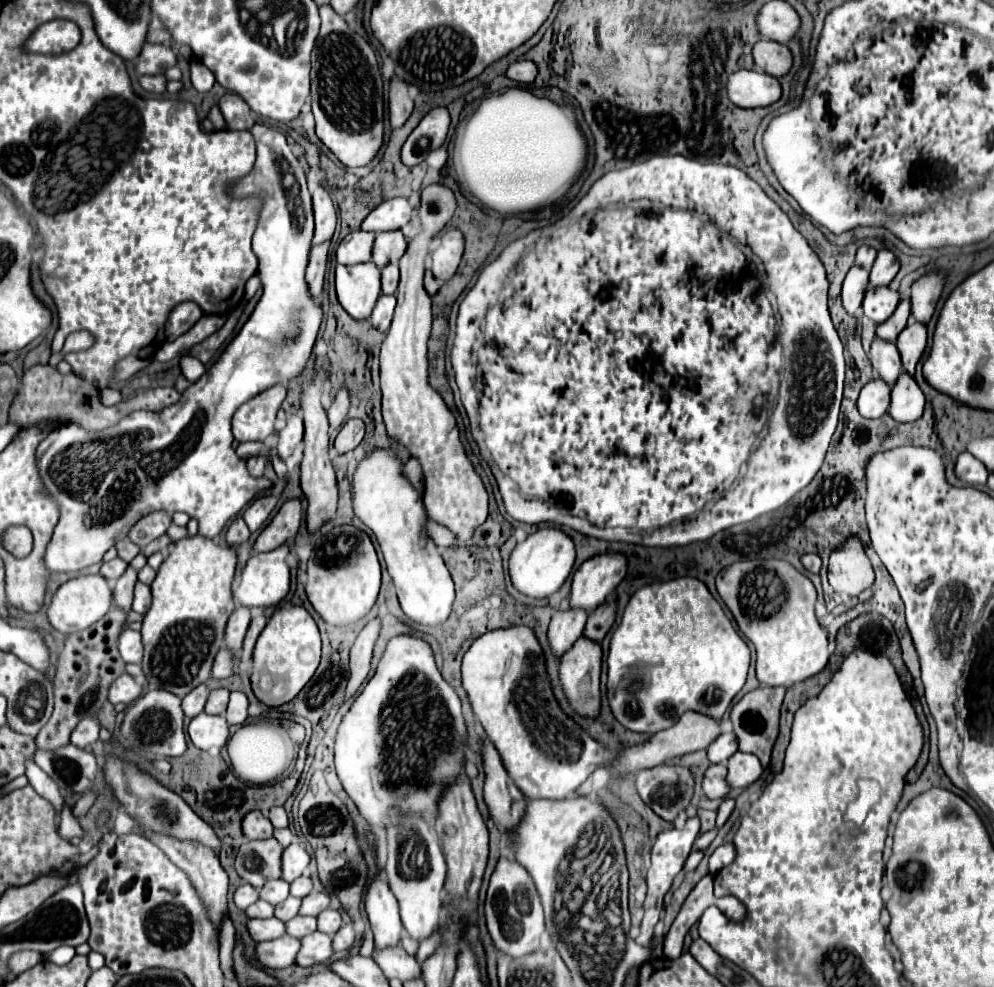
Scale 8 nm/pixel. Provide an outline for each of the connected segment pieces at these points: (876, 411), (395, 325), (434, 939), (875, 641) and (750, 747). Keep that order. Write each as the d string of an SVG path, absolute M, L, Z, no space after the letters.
M883 380L867 382L857 400L859 414L869 420L881 418L889 408L889 392L891 392L891 388Z
M431 184L421 194L419 218L423 232L409 242L399 264L401 282L397 288L397 308L381 346L381 392L387 438L403 444L409 456L417 458L423 468L423 504L427 516L447 526L457 536L459 546L467 546L471 544L475 530L487 520L487 490L465 456L453 414L445 406L443 398L427 384L427 340L431 334L433 314L431 298L423 288L427 244L451 220L455 206L455 196L445 186Z
M439 930L435 932L435 936L431 936L431 940L423 940L423 942L419 944L417 960L419 960L419 962L423 962L423 960L426 960L431 956L431 952L435 950L435 944L439 944Z
M861 614L837 632L835 654L843 660L855 650L881 654L891 660L899 678L909 684L909 672L901 660L901 648L891 622L879 614Z
M757 688L745 694L731 708L731 722L733 722L733 732L739 740L739 750L755 754L763 766L769 764L771 750L779 734L779 710L783 704L783 696L785 696L785 688Z

